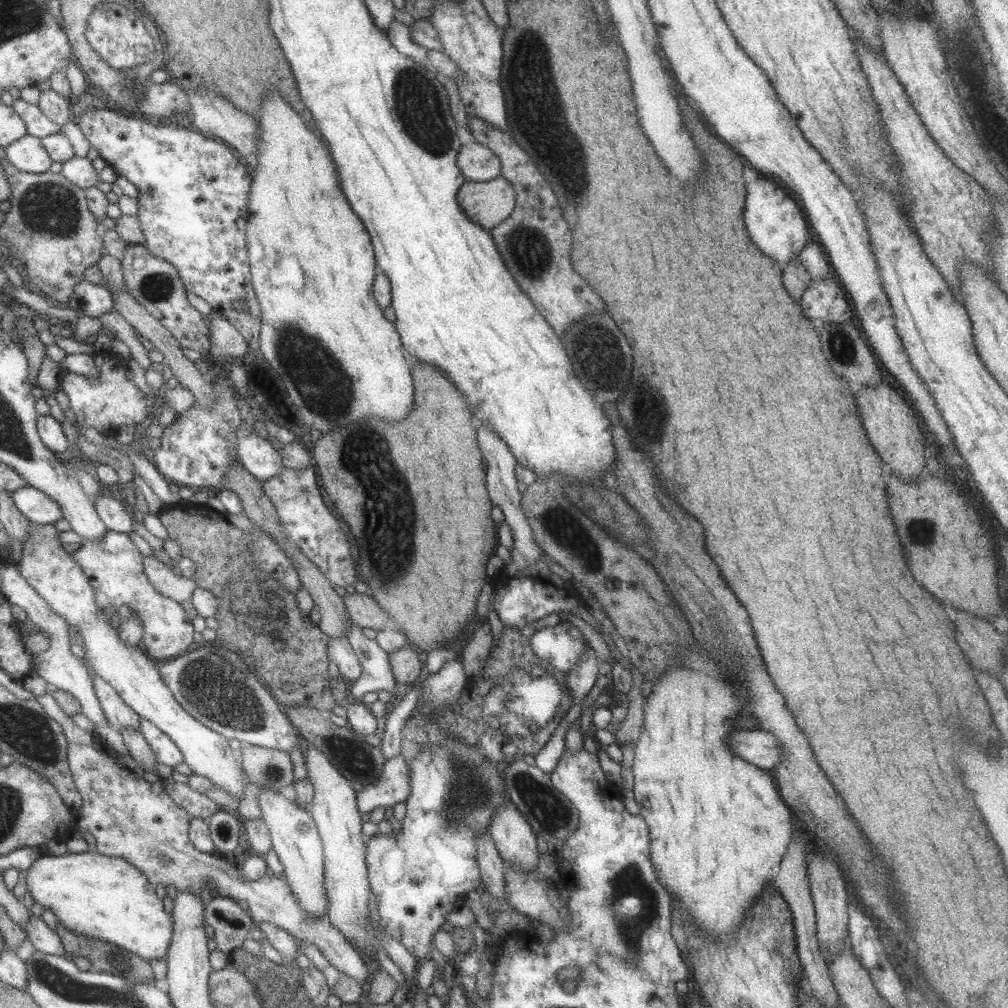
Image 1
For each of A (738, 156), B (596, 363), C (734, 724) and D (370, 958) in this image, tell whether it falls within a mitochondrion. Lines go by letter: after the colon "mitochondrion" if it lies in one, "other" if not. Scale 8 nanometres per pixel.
A: other
B: mitochondrion
C: other
D: other

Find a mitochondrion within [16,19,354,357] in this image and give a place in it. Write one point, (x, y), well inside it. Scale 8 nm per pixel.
(49, 209)

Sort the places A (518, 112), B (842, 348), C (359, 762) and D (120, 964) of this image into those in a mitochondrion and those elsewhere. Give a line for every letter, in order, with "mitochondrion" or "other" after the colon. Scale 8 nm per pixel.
A: mitochondrion
B: mitochondrion
C: mitochondrion
D: mitochondrion

